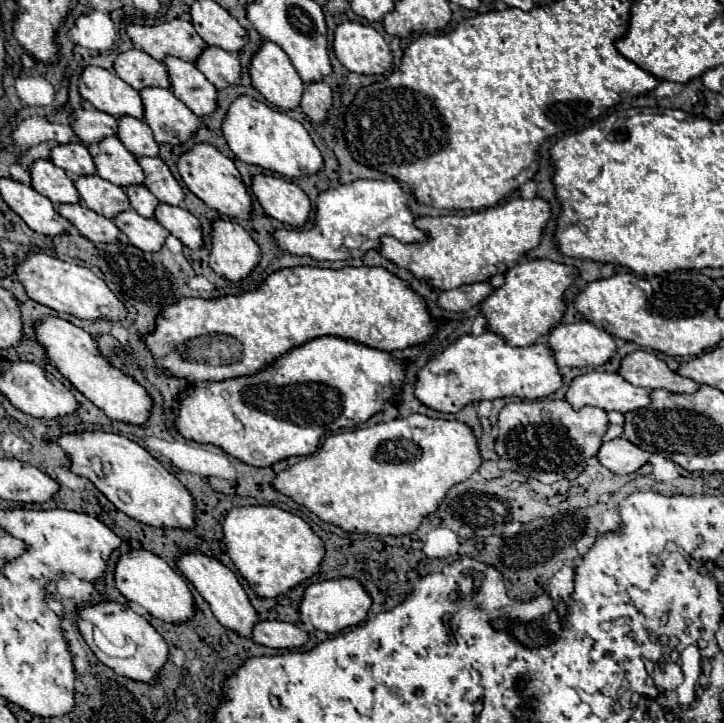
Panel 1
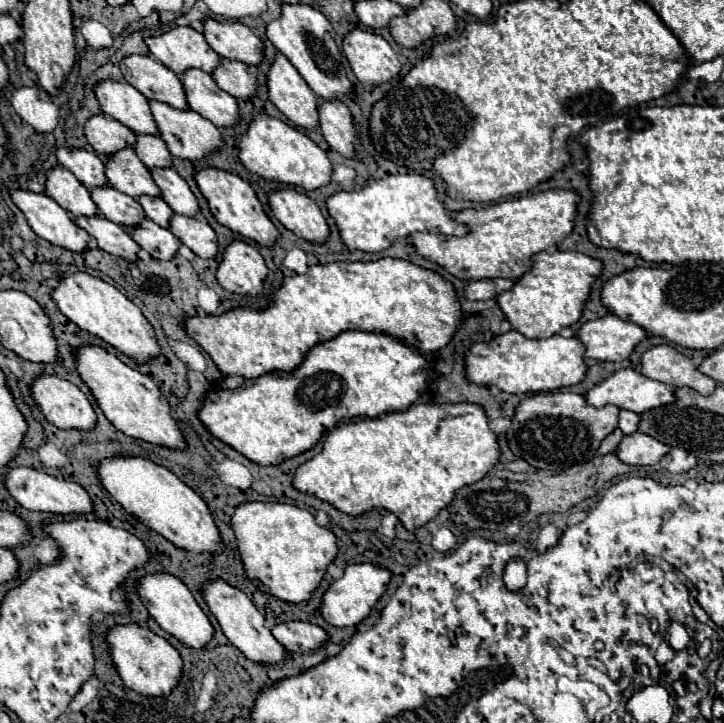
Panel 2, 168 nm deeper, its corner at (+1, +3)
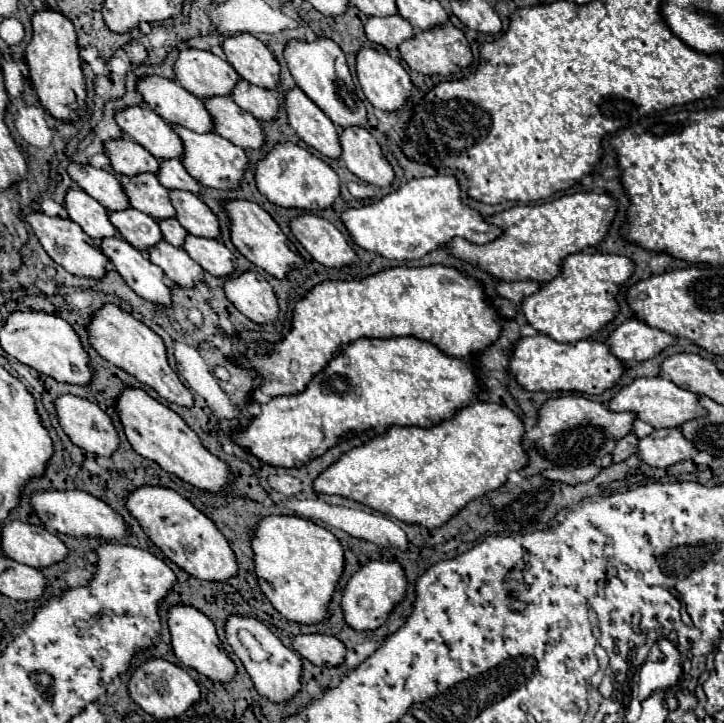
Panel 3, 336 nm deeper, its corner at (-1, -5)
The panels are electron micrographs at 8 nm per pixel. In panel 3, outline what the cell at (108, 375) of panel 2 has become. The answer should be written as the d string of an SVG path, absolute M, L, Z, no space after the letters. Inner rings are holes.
M131 386L123 388L119 392L119 398L115 398L115 410L133 450L157 462L163 470L209 492L219 492L233 480L227 464L201 446L197 434L185 424L185 420L169 406L151 398L145 390Z

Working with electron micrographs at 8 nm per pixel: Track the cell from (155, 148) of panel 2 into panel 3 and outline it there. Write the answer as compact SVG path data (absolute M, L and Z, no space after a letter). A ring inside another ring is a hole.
M161 160L161 166L159 166L159 172L157 172L157 178L163 186L167 186L167 190L189 190L193 194L199 192L199 182L195 182L187 170L183 168L181 160Z

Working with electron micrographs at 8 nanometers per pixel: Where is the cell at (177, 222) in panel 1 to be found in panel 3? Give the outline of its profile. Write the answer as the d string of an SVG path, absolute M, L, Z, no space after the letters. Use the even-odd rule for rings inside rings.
M187 234L183 250L211 276L223 278L233 272L235 268L235 256L231 250L227 250L225 244L213 238L199 238L193 234Z

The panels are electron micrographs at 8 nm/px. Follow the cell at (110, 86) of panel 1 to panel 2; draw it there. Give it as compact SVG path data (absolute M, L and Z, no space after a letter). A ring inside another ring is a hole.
M105 80L95 88L101 110L125 124L135 134L159 136L157 124L149 110L149 100L127 82Z

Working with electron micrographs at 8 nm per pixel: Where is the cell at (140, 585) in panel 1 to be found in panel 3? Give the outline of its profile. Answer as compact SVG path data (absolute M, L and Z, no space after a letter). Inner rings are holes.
M175 604L167 612L167 626L169 626L169 632L171 632L173 652L185 666L191 666L199 674L203 674L211 680L219 680L219 682L229 682L235 676L235 664L219 648L219 638L217 638L215 626L205 614L199 614L199 610L195 610L193 606Z

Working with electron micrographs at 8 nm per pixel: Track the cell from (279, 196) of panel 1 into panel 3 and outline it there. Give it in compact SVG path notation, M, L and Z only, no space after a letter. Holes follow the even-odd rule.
M305 212L291 218L289 228L299 244L319 264L327 268L339 268L357 262L357 254L351 250L345 236L329 220Z

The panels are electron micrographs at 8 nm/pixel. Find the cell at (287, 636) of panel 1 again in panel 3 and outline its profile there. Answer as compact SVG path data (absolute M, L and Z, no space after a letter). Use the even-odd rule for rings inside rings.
M299 634L291 640L293 650L315 666L339 666L345 658L345 646L335 636Z

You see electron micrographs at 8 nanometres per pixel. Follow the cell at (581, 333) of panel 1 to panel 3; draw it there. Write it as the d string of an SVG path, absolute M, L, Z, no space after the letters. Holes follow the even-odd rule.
M629 318L623 324L619 324L605 340L607 348L611 350L613 356L619 360L649 360L657 356L661 350L671 346L675 342L675 336L651 328L637 318Z

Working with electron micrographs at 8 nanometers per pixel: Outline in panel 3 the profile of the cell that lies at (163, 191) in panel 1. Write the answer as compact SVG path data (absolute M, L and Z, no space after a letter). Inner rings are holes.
M171 190L171 204L177 212L179 224L195 236L219 238L219 220L217 216L199 200L197 194L187 190Z

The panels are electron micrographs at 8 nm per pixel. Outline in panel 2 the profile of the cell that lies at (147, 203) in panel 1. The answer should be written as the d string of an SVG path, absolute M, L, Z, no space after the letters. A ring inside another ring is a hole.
M139 196L139 204L143 206L147 218L151 218L155 224L161 228L169 228L169 220L173 216L173 210L165 204L163 198L149 198L149 196Z

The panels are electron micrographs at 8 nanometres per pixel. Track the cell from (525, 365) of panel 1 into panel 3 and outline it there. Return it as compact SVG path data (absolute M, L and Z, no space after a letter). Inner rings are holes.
M529 336L519 338L513 346L509 374L525 388L525 390L541 390L541 392L585 392L585 394L601 394L611 388L623 368L621 362L609 352L603 342L579 340L561 344L549 336Z

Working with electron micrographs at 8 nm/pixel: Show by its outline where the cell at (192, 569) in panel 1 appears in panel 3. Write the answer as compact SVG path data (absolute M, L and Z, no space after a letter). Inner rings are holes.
M231 614L231 618L227 618L227 622L225 622L225 636L227 636L229 646L237 654L237 658L243 662L247 674L251 676L251 680L253 680L253 684L255 684L255 688L259 690L261 696L265 696L265 698L269 698L273 702L283 702L283 700L289 700L299 690L299 686L301 686L301 682L299 682L301 680L301 658L291 648L283 646L283 642L265 624L261 624L255 618L239 618L239 614ZM241 630L251 632L253 638L261 644L261 650L269 654L265 660L255 662L251 658L249 646L245 642L241 642L241 638L239 638Z

